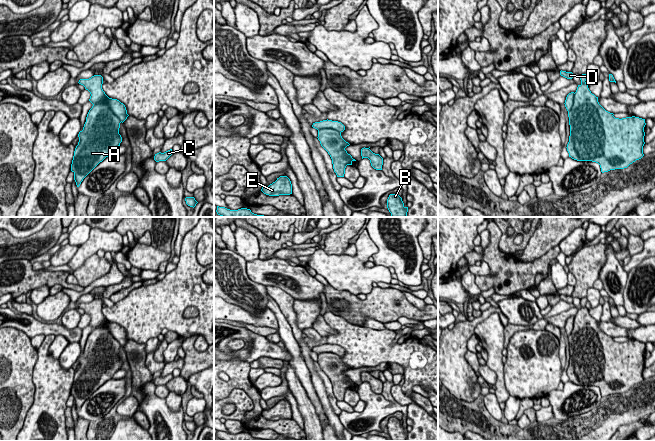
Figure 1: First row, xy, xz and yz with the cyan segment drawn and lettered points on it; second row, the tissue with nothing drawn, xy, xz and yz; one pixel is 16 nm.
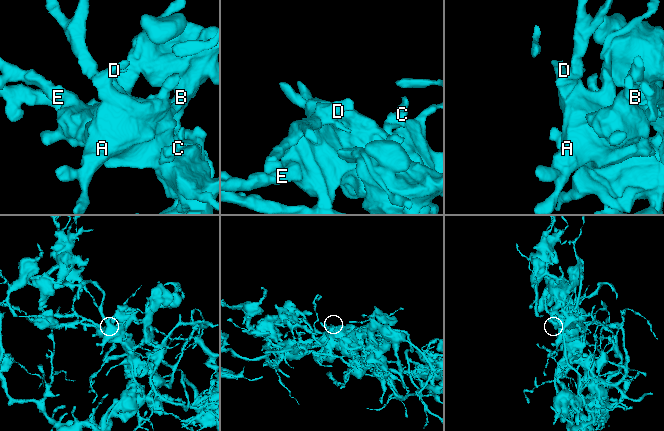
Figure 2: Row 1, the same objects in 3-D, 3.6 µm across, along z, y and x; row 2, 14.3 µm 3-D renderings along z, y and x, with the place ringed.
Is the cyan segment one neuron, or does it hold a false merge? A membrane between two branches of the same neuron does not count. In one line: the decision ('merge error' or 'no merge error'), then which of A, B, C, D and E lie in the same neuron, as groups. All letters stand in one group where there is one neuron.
no merge error | A B C D E

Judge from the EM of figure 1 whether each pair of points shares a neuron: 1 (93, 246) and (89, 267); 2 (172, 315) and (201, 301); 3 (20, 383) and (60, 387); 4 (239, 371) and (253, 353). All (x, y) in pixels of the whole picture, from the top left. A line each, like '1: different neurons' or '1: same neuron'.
1: different neurons
2: same neuron
3: different neurons
4: different neurons

